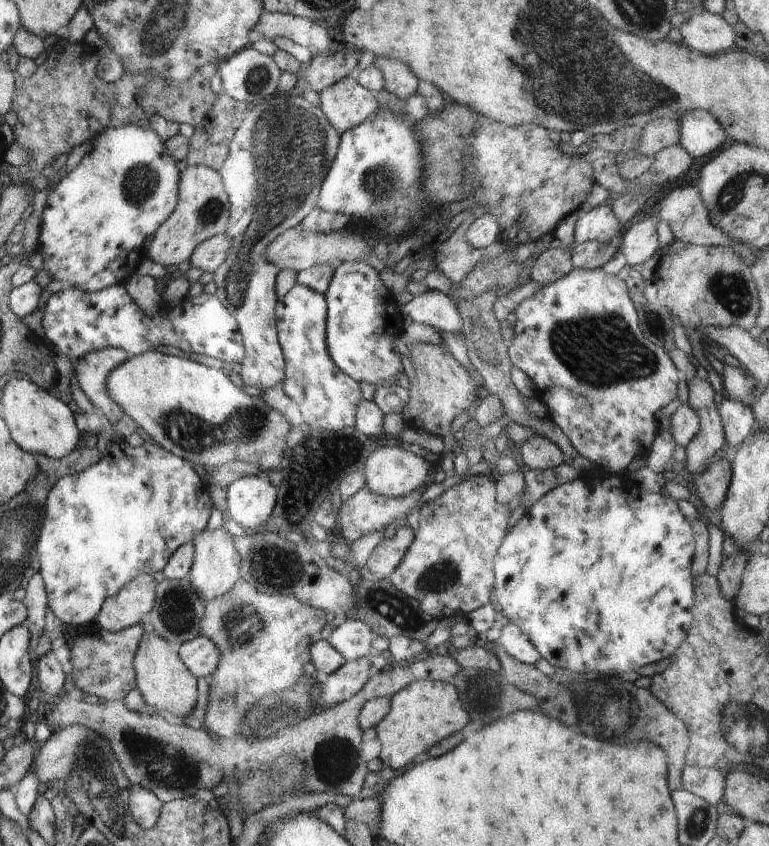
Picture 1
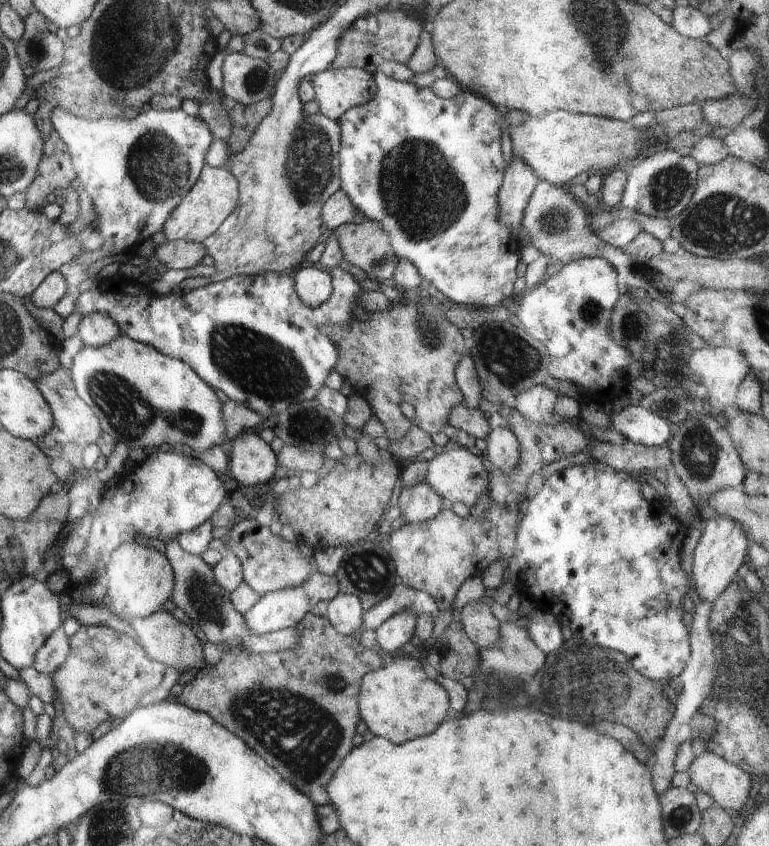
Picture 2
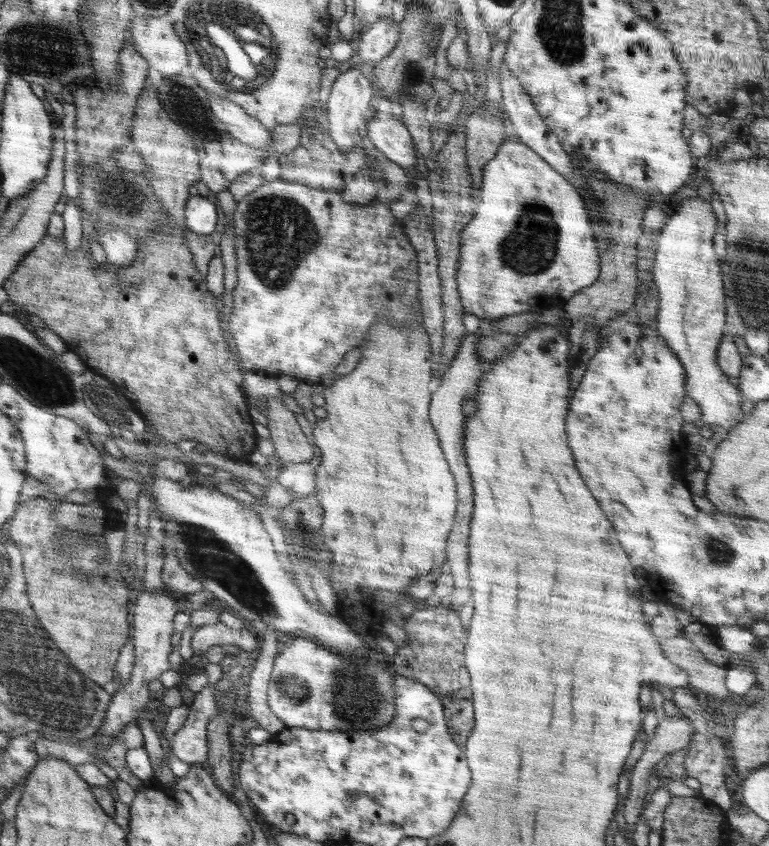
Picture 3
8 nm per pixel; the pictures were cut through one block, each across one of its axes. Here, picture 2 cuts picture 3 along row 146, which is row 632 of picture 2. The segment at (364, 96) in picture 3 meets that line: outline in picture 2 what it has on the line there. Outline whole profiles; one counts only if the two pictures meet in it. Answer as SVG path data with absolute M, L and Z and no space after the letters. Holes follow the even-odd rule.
M339 593L328 604L327 620L342 636L352 636L364 629L364 610L360 600L352 594Z

